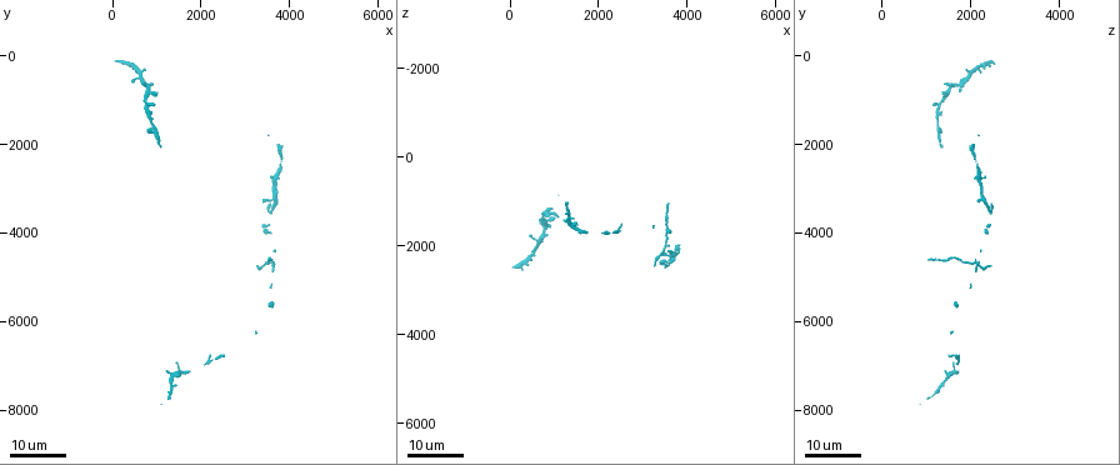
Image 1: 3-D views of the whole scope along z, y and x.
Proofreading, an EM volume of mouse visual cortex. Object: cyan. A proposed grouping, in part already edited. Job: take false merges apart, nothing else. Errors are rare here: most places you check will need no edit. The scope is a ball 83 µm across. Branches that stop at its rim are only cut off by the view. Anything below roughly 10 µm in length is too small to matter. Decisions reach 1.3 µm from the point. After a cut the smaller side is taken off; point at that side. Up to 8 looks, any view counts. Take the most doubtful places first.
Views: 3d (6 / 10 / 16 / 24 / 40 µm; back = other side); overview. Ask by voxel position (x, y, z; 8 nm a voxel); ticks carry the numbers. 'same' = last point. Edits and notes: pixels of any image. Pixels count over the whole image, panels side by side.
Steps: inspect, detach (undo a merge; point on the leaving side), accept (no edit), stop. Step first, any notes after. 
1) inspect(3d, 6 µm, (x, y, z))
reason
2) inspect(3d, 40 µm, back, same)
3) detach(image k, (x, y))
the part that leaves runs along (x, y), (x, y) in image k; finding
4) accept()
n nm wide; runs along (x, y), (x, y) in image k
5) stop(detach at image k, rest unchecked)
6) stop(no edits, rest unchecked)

inspect(3d, 16 µm, (1100, 2050, 1350))

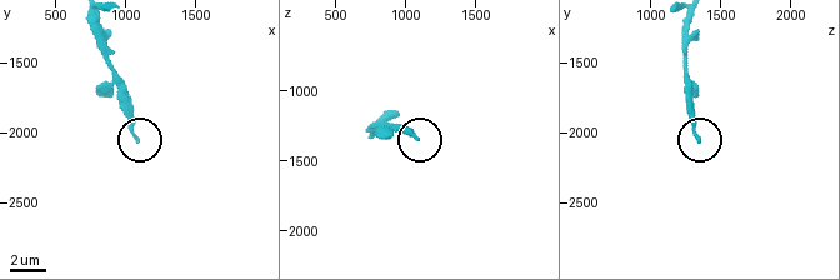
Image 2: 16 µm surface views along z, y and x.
inspect(3d, 6 µm, (1080, 2060, 1320))

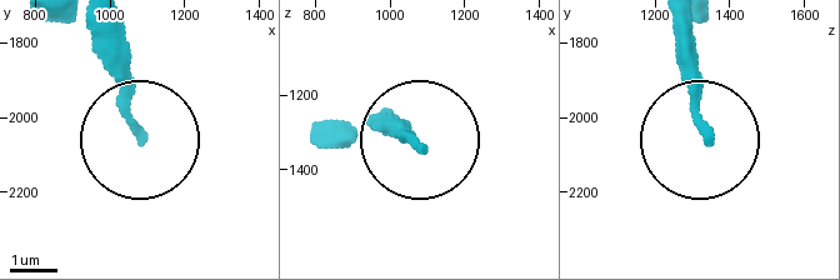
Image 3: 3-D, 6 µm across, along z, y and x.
inspect(3d, 6 µm, back, (1090, 2050, 1340))
other side

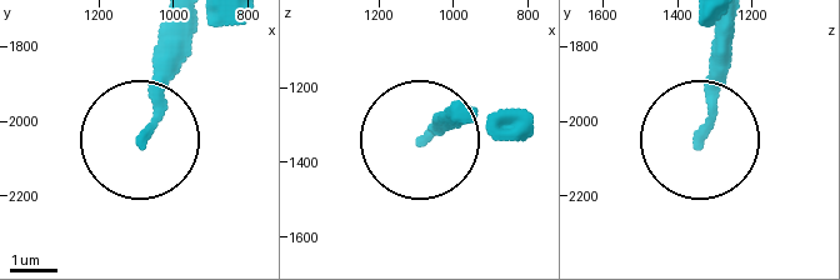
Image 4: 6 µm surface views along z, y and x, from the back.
accept()
150 nm wide; all the same cell

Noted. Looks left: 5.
inspect(3d, 16 µm, (750, 800, 1450))
four arms meet

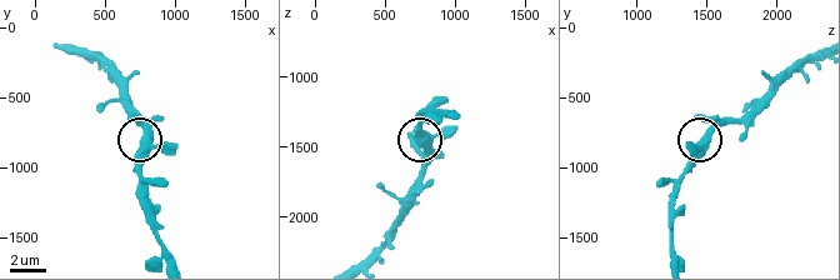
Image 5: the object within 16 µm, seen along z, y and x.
inspect(3d, 10 µm, (780, 780, 1520))

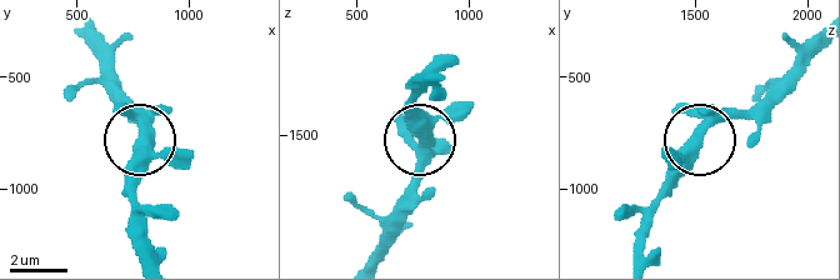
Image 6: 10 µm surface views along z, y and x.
accept()
4 arms; one cell here

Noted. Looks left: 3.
inspect(3d, 24 µm, (3500, 4600, 1500))

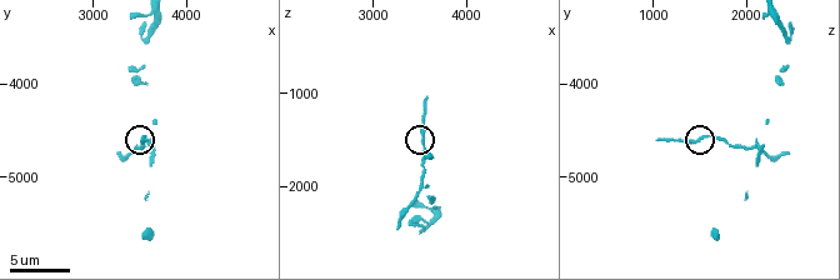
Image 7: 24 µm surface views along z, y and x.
inspect(3d, 10 µm, (3550, 4600, 1500))

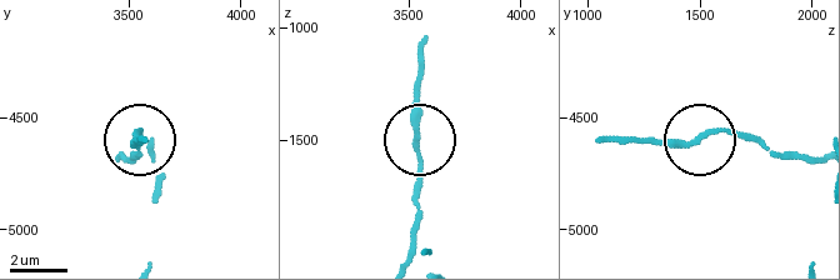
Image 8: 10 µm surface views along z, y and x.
accept()
170 nm wide; runs along (413, 144), (420, 144), (420, 214) in image 8; continuous, no second cell

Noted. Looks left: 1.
stop(no edits, rest unchecked)

